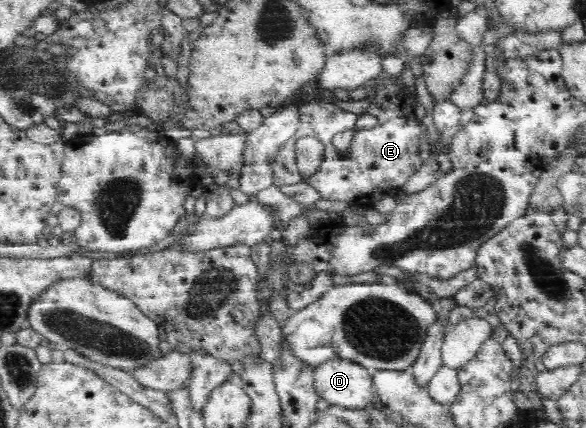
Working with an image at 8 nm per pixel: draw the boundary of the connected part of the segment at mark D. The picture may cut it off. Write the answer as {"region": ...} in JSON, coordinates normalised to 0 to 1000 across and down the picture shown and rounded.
{"region":[[[596,839],[563,841],[538,855],[536,900],[561,946],[625,956],[638,928],[637,879],[618,850]]]}

